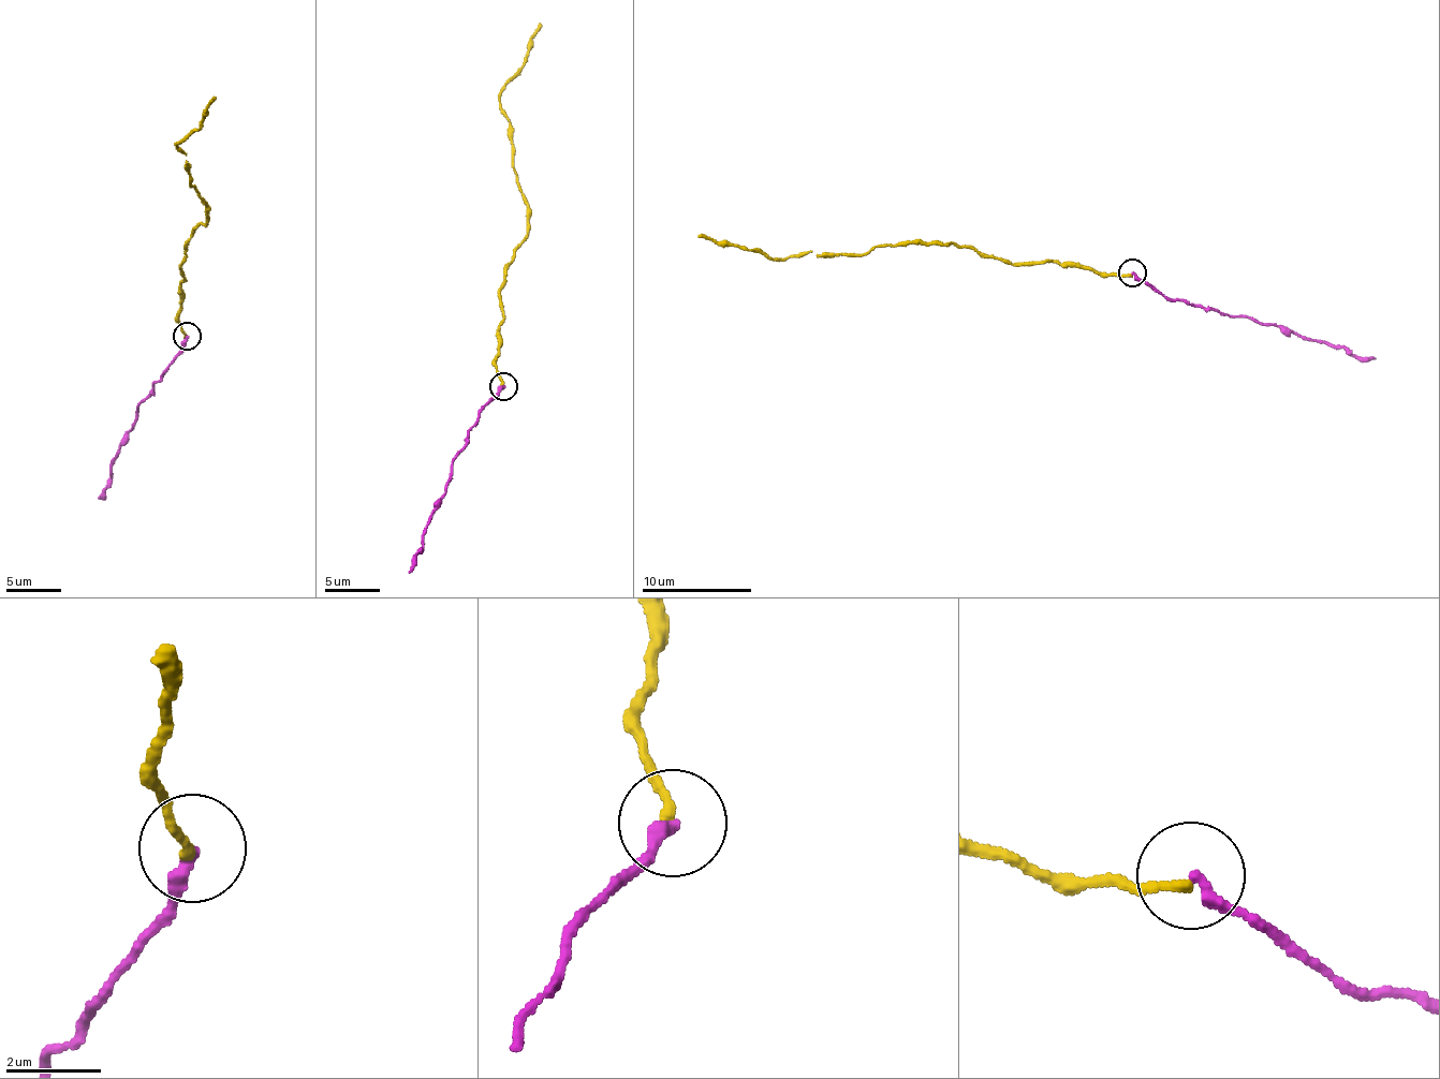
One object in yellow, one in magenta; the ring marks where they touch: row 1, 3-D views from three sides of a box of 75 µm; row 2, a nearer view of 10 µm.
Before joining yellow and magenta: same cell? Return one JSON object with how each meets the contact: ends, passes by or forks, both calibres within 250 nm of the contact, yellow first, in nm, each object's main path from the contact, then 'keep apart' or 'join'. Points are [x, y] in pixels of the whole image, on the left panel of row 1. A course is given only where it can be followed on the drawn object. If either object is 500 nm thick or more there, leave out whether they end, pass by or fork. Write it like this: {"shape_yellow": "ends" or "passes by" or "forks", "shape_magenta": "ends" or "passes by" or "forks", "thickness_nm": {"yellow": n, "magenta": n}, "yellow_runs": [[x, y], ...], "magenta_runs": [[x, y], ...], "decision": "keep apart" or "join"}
{"shape_yellow": "ends", "shape_magenta": "ends", "thickness_nm": {"yellow": 180, "magenta": 240}, "yellow_runs": [[186, 336], [180, 261], [193, 226], [207, 221], [206, 202], [189, 187], [176, 142], [201, 127], [212, 97]], "magenta_runs": [[186, 336], [152, 394], [138, 404], [134, 428], [118, 452], [111, 478], [98, 497]], "decision": "join"}

